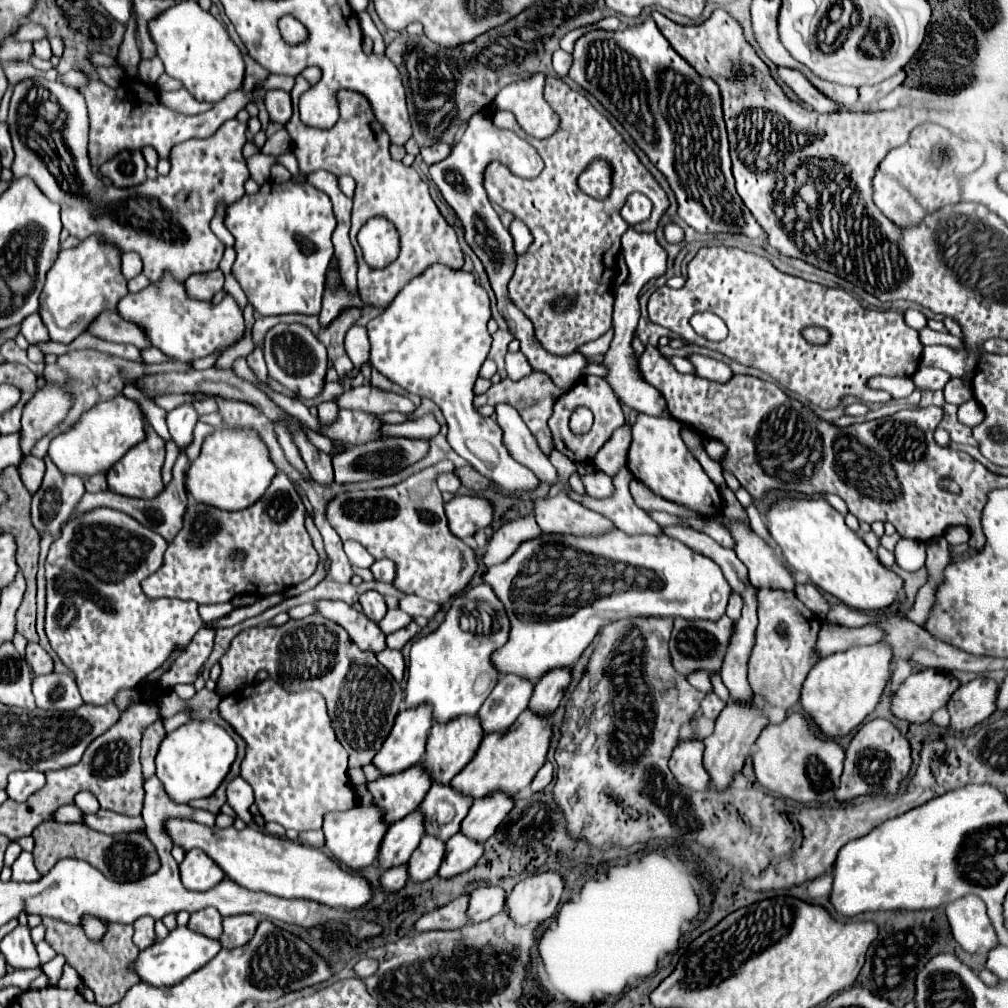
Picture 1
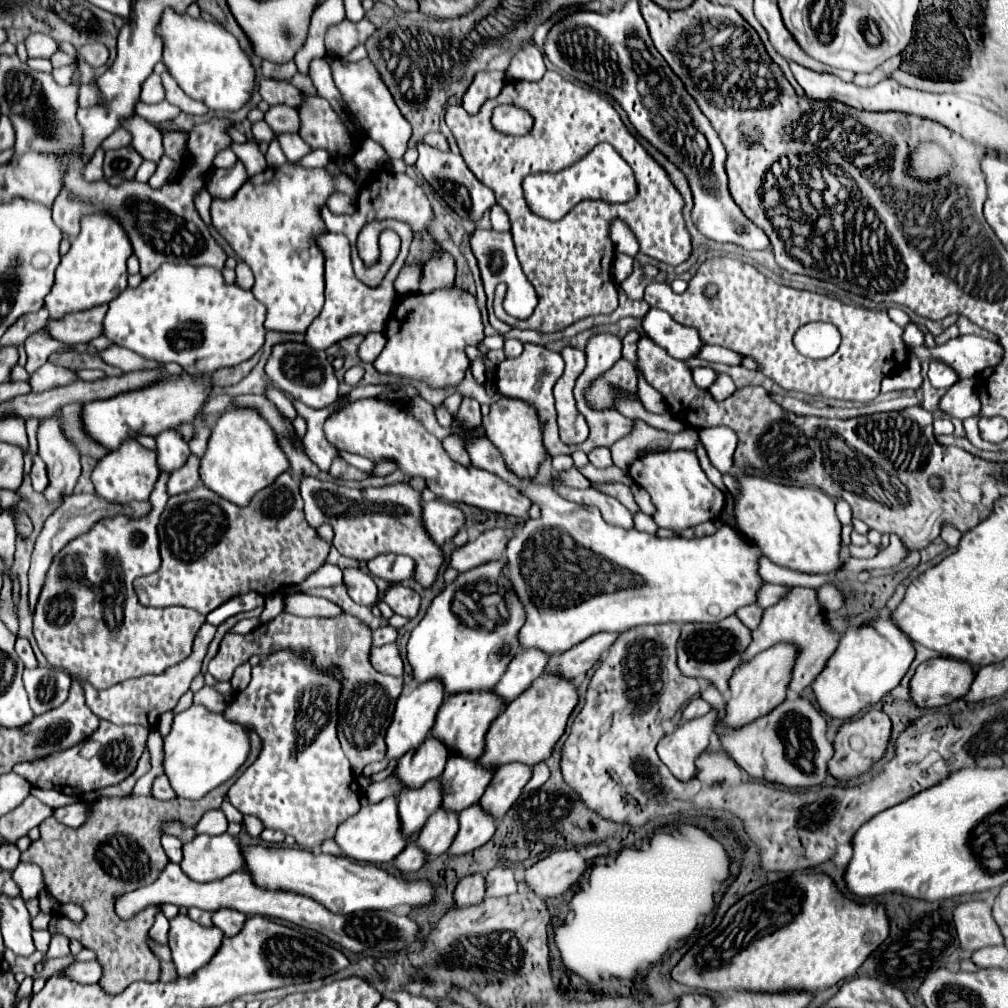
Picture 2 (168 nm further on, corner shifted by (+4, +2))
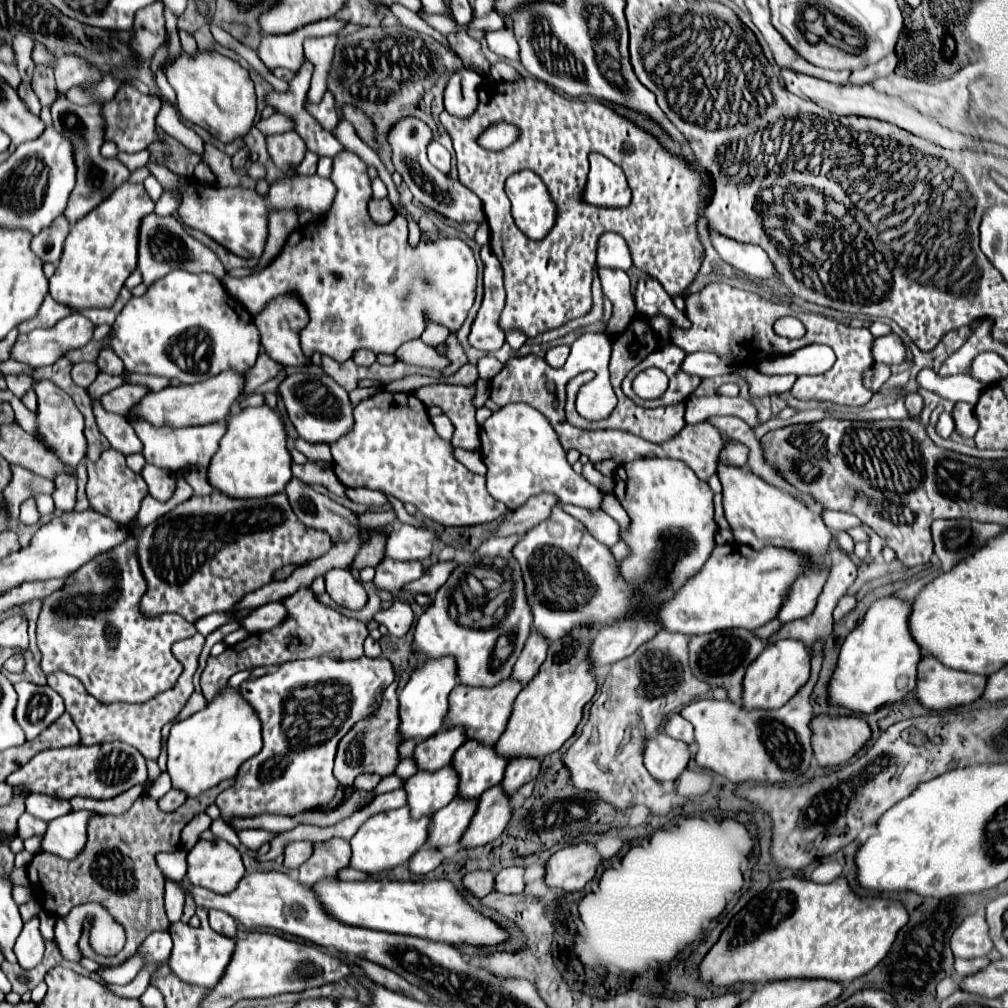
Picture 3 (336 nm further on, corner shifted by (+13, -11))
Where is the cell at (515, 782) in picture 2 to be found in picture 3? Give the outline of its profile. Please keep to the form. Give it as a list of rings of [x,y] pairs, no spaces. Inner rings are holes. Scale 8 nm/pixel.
[[[517,757],[511,759],[505,771],[505,777],[501,781],[505,793],[515,793],[523,783],[533,781],[541,769],[541,759],[535,757]]]

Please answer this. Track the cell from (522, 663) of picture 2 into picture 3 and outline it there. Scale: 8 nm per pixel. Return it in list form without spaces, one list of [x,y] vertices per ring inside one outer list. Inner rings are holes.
[[[531,633],[527,643],[525,643],[525,649],[523,649],[521,657],[517,659],[517,663],[513,667],[511,677],[521,681],[521,683],[529,683],[537,675],[541,663],[545,661],[547,647],[549,645],[547,645],[545,637],[541,637],[539,633]]]

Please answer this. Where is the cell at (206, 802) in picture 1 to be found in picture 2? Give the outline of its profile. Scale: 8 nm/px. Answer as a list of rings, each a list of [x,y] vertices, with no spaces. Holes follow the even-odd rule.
[[[222,784],[200,800],[174,798],[160,802],[152,796],[102,798],[92,804],[92,818],[80,828],[68,828],[58,824],[54,818],[44,820],[38,826],[40,838],[32,842],[26,852],[22,852],[20,860],[40,866],[46,888],[60,904],[73,902],[84,908],[84,922],[68,924],[68,928],[60,928],[60,932],[50,934],[74,938],[96,954],[96,960],[102,966],[102,978],[98,980],[98,986],[104,988],[106,994],[120,994],[136,980],[160,980],[160,960],[146,946],[146,934],[154,922],[154,914],[160,908],[150,906],[132,920],[120,920],[114,912],[114,898],[122,892],[130,892],[154,882],[168,864],[168,856],[162,852],[158,832],[162,820],[196,824],[204,812],[220,808],[228,788],[230,784]]]

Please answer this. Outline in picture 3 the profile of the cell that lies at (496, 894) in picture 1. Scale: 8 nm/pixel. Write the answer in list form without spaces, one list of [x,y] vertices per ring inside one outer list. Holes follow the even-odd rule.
[[[507,867],[501,869],[495,877],[495,889],[501,893],[521,893],[523,889],[523,867]]]

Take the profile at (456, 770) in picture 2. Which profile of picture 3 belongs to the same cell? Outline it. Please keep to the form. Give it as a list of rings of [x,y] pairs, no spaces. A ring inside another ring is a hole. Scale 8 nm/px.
[[[469,739],[453,757],[453,767],[461,777],[459,795],[467,799],[481,797],[485,789],[503,781],[507,763],[509,759],[499,755],[493,745],[483,745],[475,739]]]

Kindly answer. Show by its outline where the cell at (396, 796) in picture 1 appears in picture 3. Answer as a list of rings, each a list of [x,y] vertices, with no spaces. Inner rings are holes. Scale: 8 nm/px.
[[[463,727],[441,729],[437,737],[429,737],[429,741],[421,741],[415,747],[415,761],[421,771],[437,771],[451,763],[453,753],[467,741]]]

